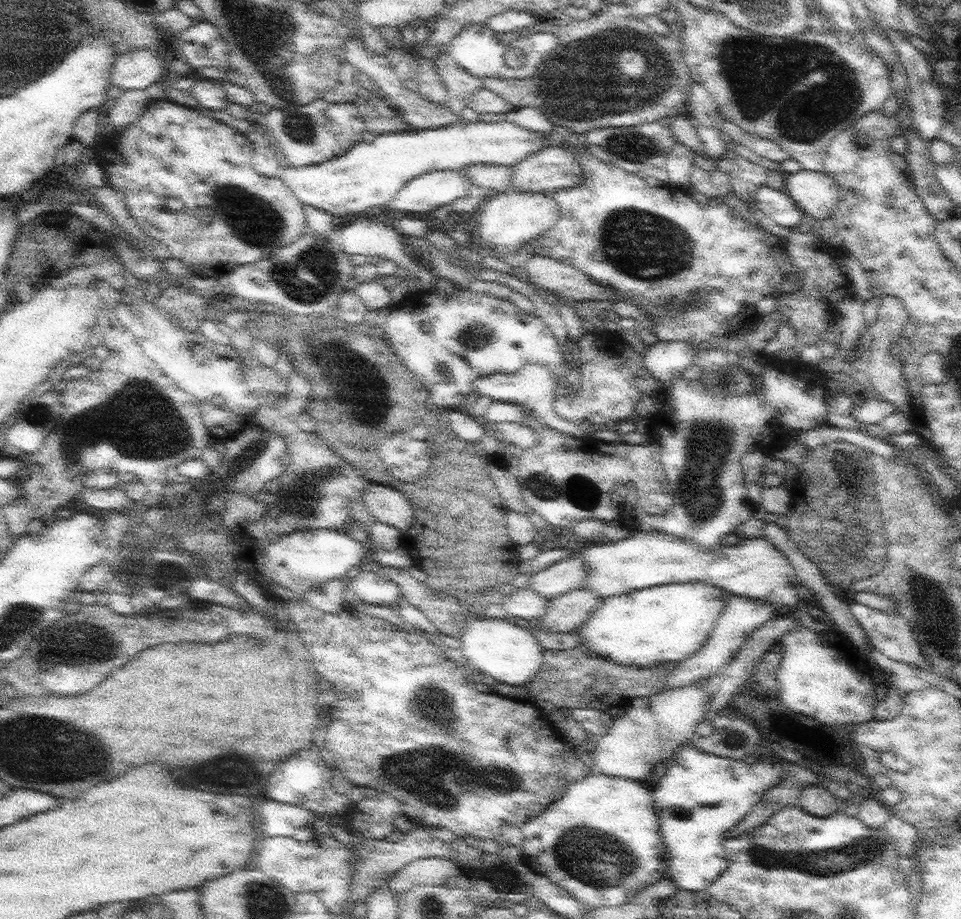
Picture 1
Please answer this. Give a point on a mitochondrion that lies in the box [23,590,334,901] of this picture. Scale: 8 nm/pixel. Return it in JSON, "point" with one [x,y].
{"point":[97,643]}

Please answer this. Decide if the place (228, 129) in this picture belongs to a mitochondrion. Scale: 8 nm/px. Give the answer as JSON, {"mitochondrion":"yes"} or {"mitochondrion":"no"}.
{"mitochondrion":"no"}

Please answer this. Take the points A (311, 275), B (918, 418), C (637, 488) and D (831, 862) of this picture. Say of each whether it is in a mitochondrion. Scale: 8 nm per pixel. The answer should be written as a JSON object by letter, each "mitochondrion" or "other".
{"A":"mitochondrion","B":"other","C":"other","D":"mitochondrion"}

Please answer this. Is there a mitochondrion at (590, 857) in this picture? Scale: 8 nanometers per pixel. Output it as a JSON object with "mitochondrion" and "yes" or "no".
{"mitochondrion":"yes"}

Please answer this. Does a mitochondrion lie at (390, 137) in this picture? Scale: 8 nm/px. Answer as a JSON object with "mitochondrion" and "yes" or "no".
{"mitochondrion":"no"}

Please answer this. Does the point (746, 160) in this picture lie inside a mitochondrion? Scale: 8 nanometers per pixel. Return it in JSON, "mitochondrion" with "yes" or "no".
{"mitochondrion":"no"}

